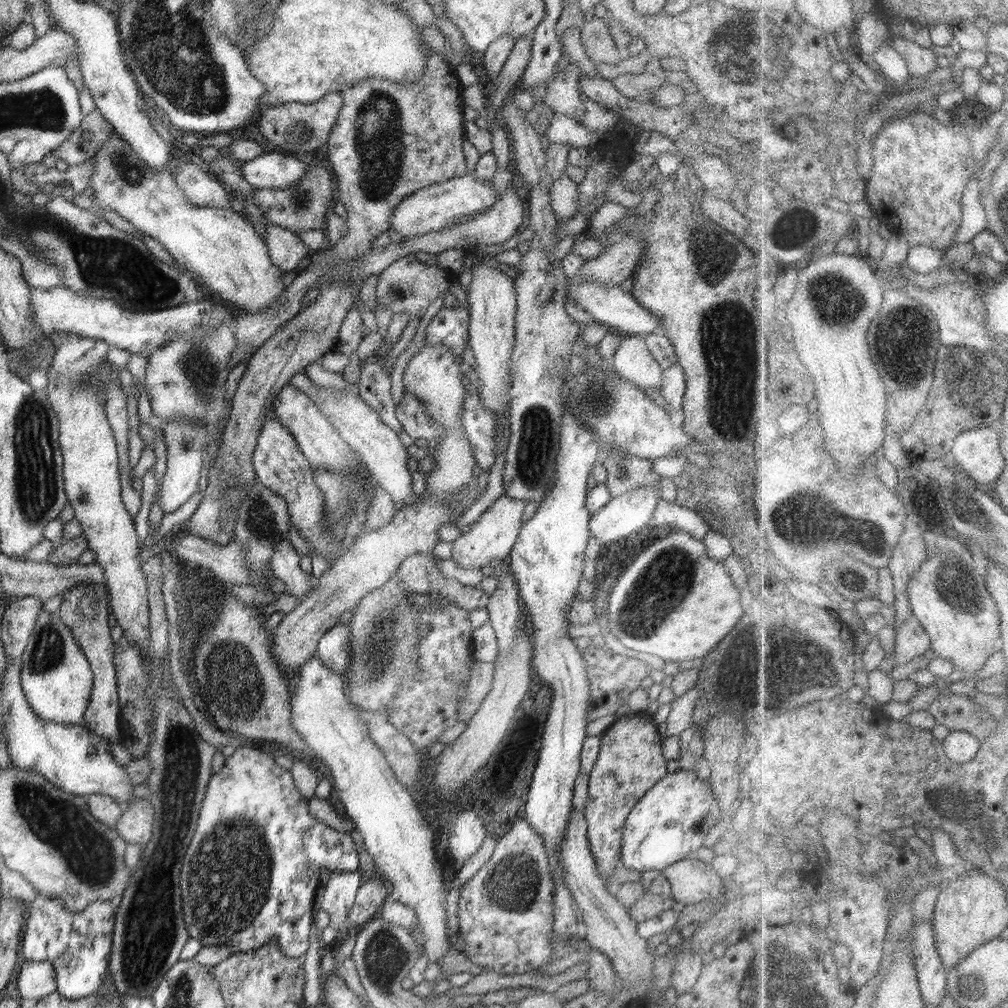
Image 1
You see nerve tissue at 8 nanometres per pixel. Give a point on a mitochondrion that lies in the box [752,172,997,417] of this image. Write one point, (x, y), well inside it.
(970, 364)

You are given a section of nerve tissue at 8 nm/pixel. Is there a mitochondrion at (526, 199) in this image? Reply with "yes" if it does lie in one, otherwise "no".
no

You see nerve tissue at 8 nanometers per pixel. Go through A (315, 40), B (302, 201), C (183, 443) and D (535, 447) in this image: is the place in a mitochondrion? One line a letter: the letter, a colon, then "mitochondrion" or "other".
A: other
B: mitochondrion
C: mitochondrion
D: mitochondrion

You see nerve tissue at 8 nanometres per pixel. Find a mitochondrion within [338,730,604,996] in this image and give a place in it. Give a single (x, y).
(514, 886)

